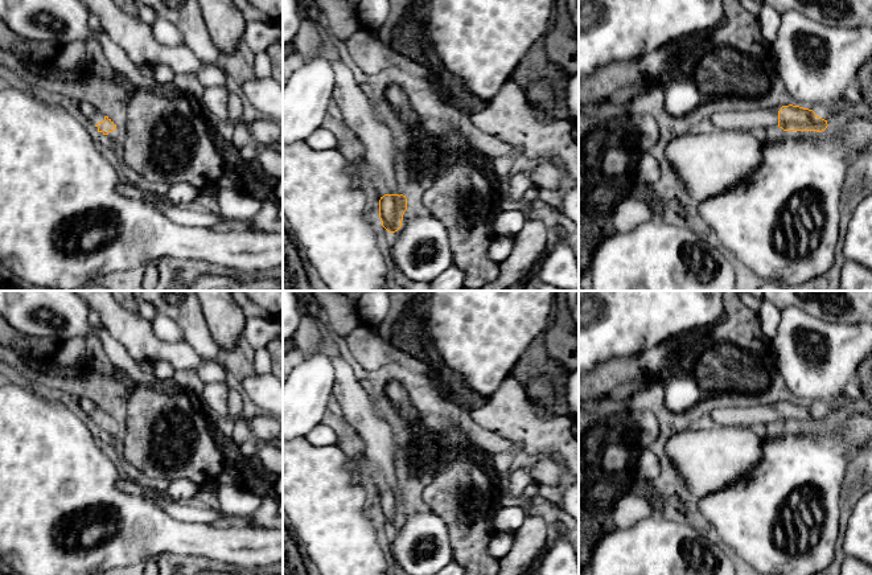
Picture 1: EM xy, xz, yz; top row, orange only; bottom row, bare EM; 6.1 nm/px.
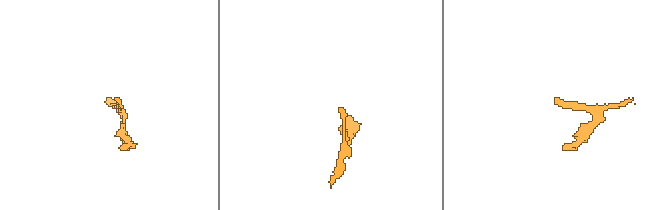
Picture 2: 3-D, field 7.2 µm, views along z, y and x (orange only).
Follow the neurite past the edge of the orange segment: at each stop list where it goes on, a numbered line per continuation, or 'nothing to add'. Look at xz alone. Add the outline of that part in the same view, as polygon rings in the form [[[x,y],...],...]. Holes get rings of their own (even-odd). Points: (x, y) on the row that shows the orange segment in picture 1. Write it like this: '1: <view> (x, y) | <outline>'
1: xz (350, 98) | [[[304,17],[292,45],[304,61],[325,56],[333,66],[336,83],[333,111],[341,128],[358,137],[366,148],[362,168],[379,182],[384,194],[400,194],[395,176],[395,143],[391,130],[378,119],[370,91],[346,56],[333,44],[321,20]]]

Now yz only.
1: yz (762, 119) | [[[761,106],[754,110],[728,110],[711,115],[707,128],[750,131],[760,135],[768,134],[778,126],[778,111]]]

